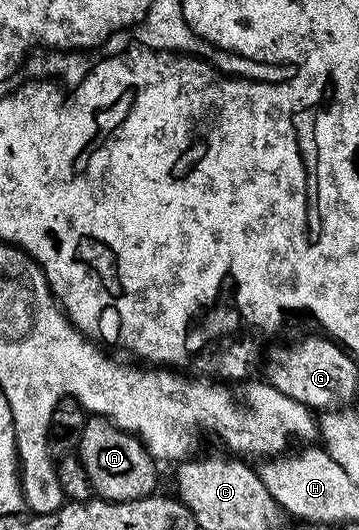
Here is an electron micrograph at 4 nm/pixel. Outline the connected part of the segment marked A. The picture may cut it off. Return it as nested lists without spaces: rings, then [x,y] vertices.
[[[87,416],[76,457],[84,471],[88,471],[95,494],[106,501],[138,500],[157,490],[154,488],[158,485],[159,462],[154,460],[139,437],[125,433],[105,417]]]

